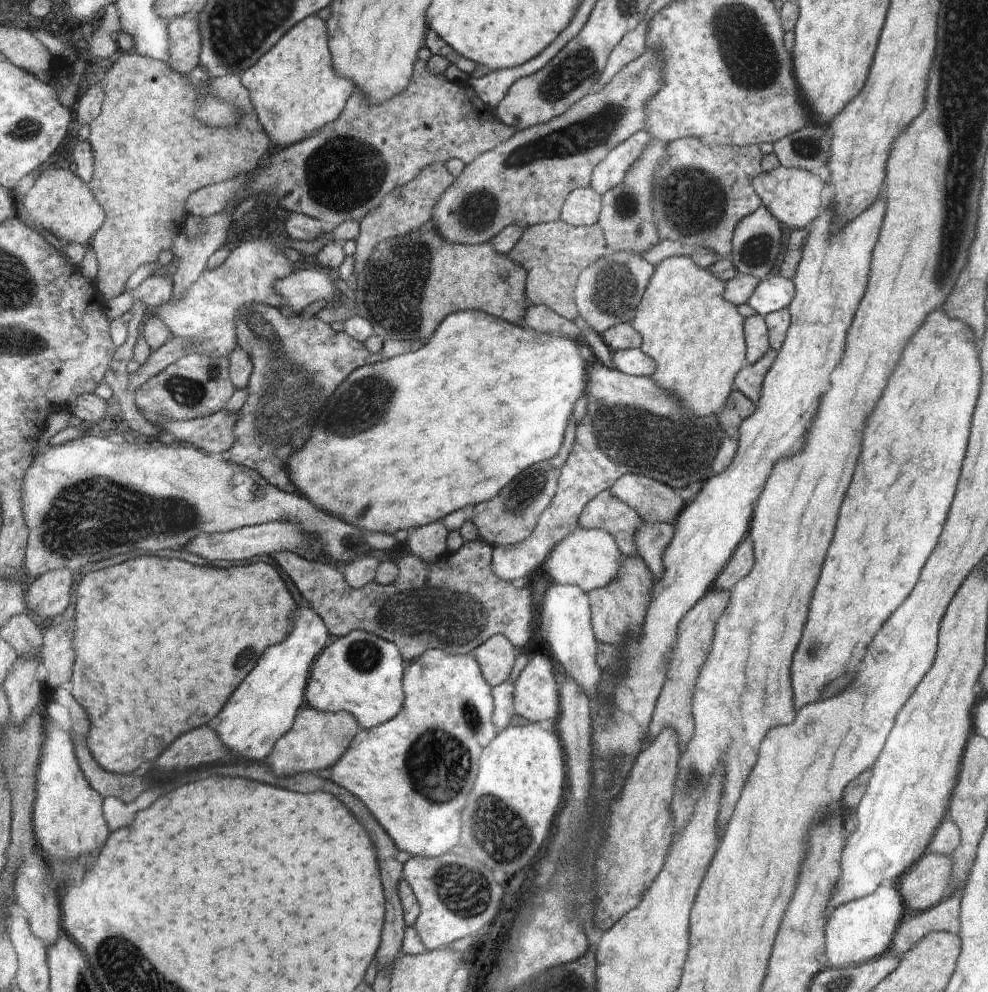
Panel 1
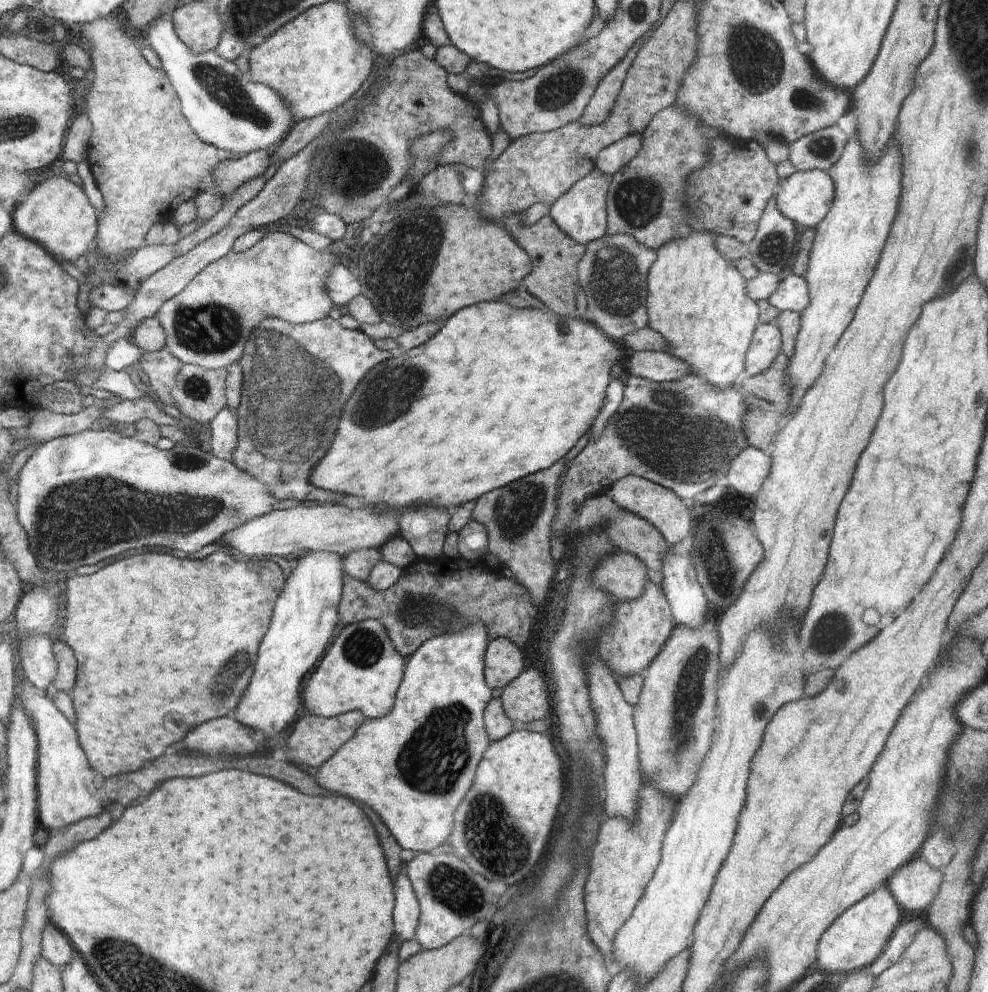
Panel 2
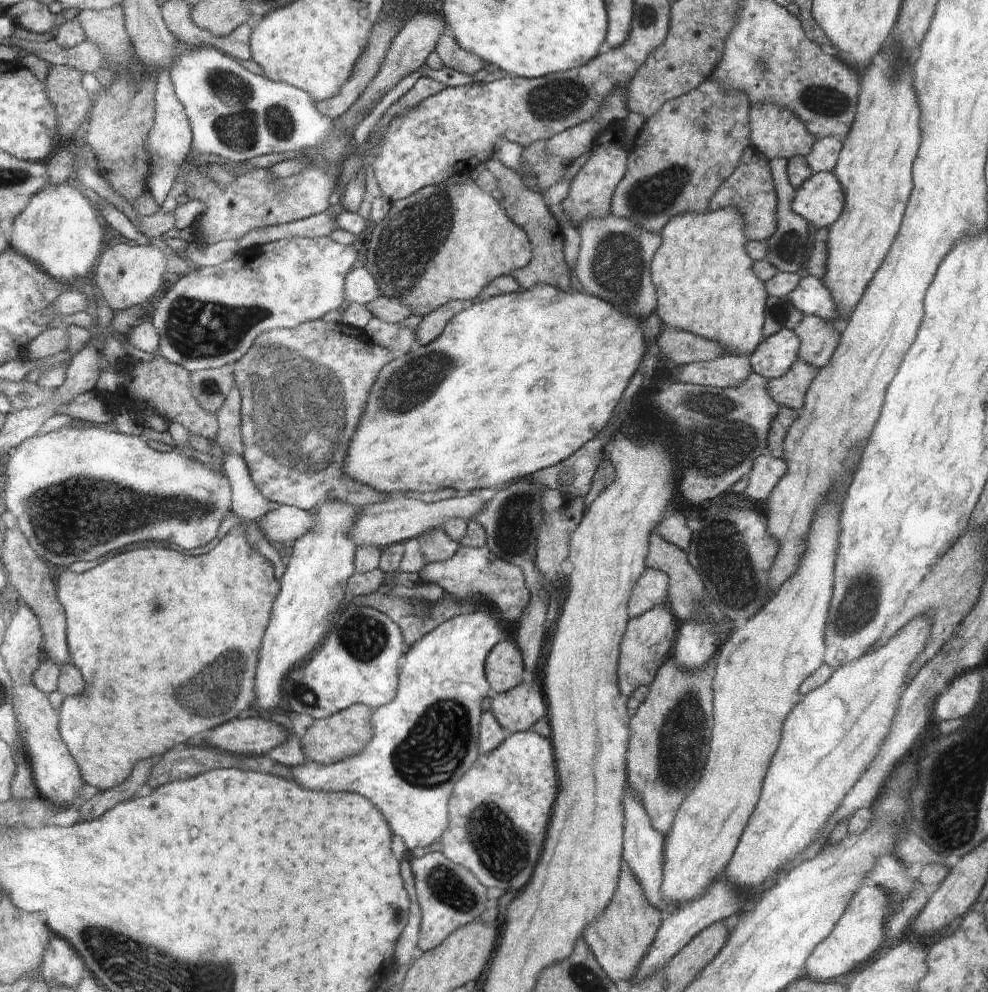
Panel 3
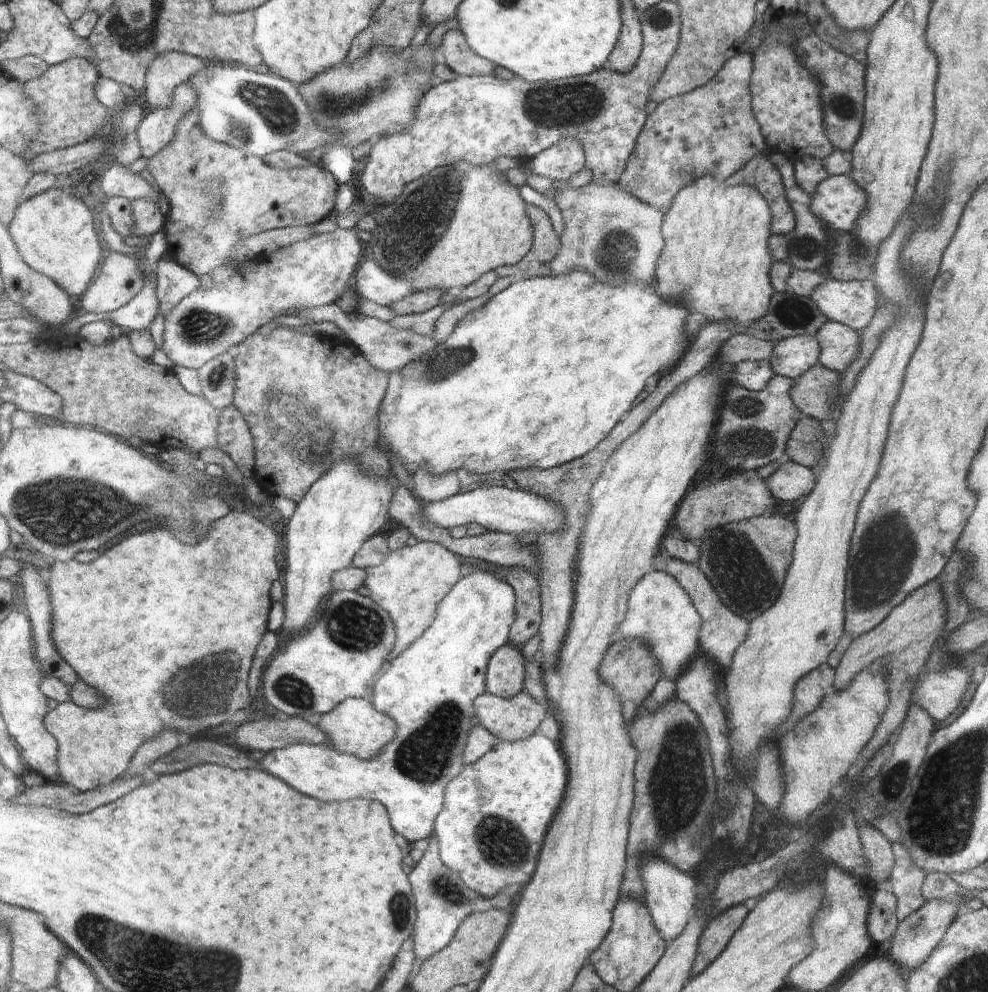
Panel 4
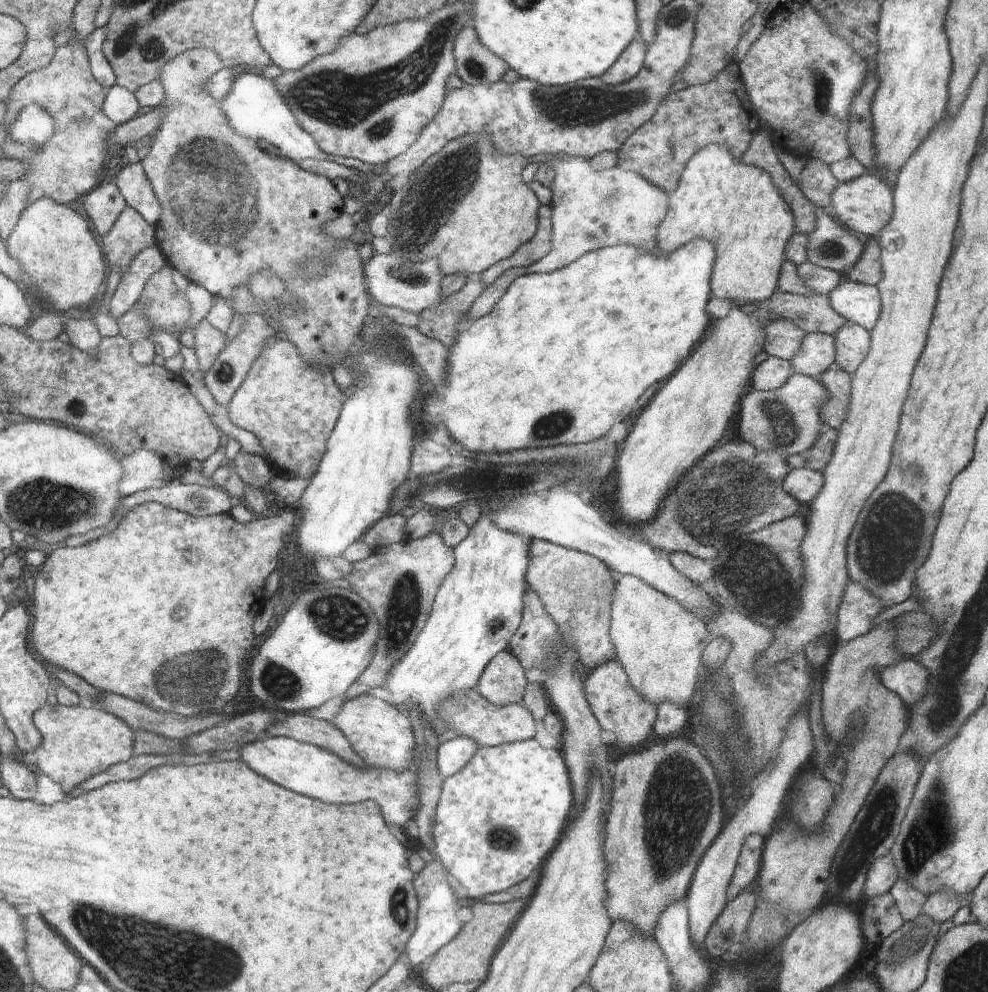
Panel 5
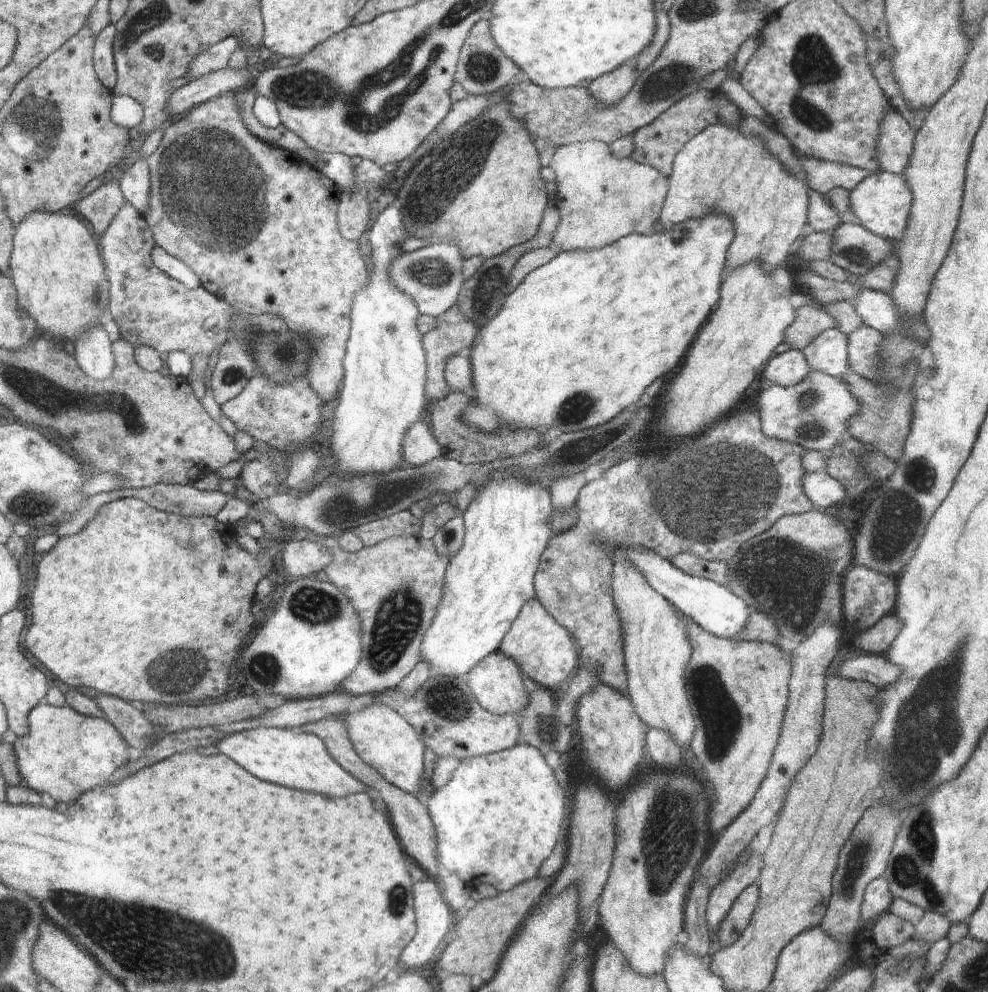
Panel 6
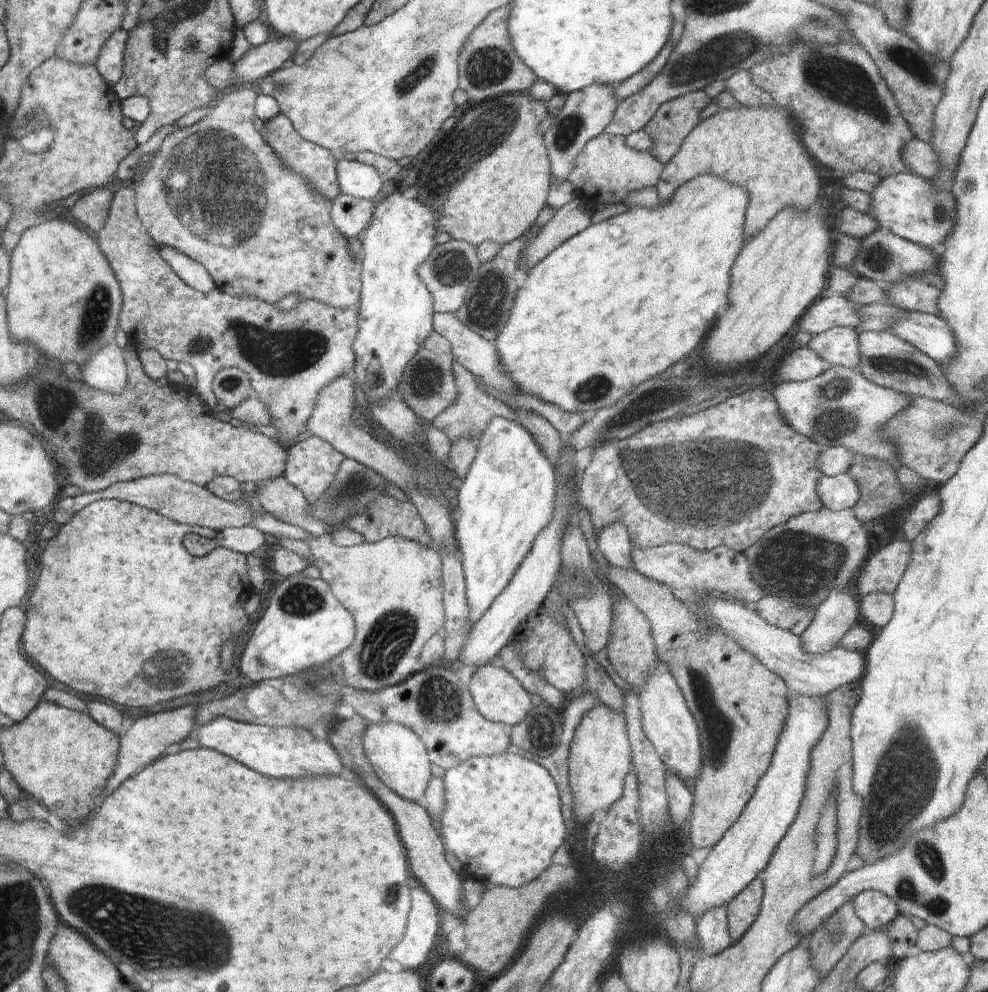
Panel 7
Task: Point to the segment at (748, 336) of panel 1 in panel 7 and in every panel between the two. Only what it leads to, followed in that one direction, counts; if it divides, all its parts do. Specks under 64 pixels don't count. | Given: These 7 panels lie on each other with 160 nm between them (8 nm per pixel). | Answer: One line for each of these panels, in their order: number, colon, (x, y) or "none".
2: (766, 345)
3: (775, 355)
4: (791, 357)
5: (816, 354)
6: (828, 353)
7: (838, 346)

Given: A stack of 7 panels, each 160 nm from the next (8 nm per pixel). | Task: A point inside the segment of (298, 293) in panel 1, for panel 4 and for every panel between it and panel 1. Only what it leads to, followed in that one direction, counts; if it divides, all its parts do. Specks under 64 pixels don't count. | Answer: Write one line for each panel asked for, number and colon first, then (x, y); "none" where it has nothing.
2: (341, 286)
3: (360, 286)
4: (372, 282)

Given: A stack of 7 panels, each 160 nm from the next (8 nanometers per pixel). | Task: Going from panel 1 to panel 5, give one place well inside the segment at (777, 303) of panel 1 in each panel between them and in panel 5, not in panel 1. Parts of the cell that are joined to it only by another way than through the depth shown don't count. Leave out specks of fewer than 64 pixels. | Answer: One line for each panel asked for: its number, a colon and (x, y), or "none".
2: (792, 294)
3: (810, 296)
4: (852, 303)
5: (860, 304)

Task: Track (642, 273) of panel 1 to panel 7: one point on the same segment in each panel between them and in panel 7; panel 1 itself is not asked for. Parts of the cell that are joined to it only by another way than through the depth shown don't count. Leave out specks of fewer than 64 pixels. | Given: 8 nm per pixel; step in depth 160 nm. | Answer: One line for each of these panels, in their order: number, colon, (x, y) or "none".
2: (613, 271)
3: (614, 259)
4: (609, 233)
5: (592, 209)
6: (602, 198)
7: (606, 170)

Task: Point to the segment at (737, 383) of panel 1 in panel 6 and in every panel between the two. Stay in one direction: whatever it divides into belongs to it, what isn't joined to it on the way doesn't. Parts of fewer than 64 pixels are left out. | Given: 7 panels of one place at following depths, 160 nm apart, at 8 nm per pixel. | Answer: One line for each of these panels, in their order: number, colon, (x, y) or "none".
2: (770, 385)
3: (789, 390)
4: (814, 394)
5: (838, 384)
6: (884, 422)

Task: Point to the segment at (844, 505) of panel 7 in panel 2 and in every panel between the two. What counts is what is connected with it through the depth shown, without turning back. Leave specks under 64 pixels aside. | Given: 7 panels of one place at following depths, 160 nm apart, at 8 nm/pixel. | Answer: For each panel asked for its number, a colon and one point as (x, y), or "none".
2: (747, 471)
3: (766, 471)
4: (790, 481)
5: (803, 484)
6: (824, 491)

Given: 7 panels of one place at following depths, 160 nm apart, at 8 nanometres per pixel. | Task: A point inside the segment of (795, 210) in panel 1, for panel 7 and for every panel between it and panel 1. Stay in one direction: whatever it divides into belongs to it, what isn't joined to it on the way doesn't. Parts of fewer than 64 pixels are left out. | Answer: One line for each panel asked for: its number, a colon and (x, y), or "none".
2: (805, 197)
3: (820, 200)
4: (837, 201)
5: (865, 205)
6: (882, 202)
7: (907, 205)

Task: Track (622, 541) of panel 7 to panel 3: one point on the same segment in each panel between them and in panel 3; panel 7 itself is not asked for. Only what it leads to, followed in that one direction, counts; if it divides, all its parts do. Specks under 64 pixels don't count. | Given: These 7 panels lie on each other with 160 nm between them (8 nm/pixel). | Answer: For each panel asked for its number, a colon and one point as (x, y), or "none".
3: (652, 588)
4: (661, 613)
5: (660, 645)
6: (656, 647)

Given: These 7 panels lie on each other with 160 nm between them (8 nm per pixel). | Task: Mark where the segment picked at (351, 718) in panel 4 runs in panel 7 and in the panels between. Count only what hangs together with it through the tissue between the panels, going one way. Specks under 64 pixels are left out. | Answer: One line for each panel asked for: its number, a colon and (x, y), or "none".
5: (382, 735)
6: (383, 739)
7: (397, 754)

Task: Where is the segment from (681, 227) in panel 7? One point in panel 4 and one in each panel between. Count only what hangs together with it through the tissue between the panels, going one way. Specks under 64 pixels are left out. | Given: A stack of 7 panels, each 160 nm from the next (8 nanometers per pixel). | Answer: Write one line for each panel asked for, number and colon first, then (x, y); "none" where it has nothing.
4: (540, 374)
5: (563, 355)
6: (575, 343)

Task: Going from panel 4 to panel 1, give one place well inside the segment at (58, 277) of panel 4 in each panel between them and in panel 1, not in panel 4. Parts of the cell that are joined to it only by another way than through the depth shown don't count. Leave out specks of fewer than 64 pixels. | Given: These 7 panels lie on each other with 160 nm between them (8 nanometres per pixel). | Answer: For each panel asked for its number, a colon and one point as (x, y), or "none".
1: (60, 201)
2: (57, 214)
3: (60, 231)

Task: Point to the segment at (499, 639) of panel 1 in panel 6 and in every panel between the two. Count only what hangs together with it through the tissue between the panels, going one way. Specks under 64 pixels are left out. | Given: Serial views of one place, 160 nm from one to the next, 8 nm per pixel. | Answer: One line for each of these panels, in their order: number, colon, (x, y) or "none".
2: (503, 660)
3: (504, 669)
4: (505, 677)
5: (503, 683)
6: (496, 682)

